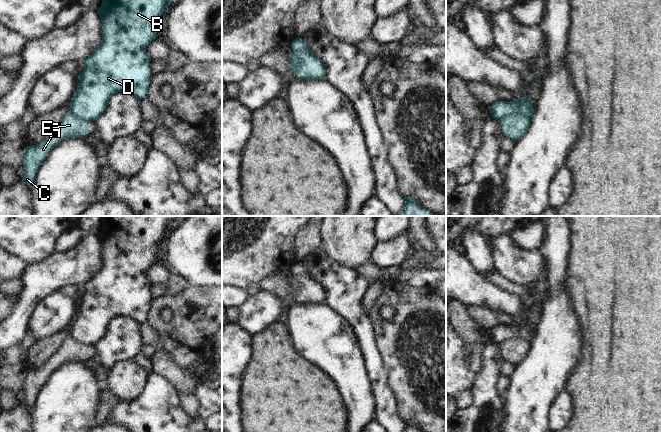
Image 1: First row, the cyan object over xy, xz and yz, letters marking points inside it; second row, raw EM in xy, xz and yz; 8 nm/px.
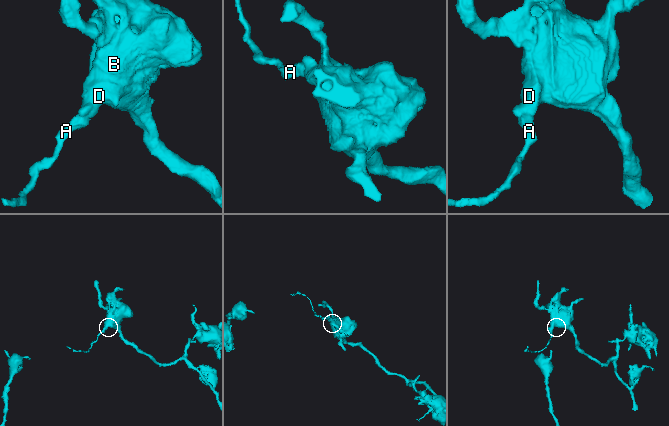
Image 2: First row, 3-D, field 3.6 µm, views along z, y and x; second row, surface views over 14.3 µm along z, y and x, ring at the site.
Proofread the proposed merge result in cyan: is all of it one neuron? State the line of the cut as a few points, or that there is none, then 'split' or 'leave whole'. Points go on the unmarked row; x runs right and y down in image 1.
cut in yz along (529, 341), (523, 338), (508, 338), (500, 345); split

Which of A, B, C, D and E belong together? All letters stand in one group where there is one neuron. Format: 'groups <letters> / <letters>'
groups A C E / B D

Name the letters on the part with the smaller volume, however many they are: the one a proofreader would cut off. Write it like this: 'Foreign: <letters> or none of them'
Foreign: A, C, E

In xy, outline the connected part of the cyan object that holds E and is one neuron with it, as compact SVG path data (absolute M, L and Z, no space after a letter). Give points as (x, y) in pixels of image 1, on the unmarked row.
M68 335L59 349L41 367L27 371L22 388L25 396L22 404L27 409L33 409L36 397L50 375L68 362L84 362L88 359L88 352L89 346Z

